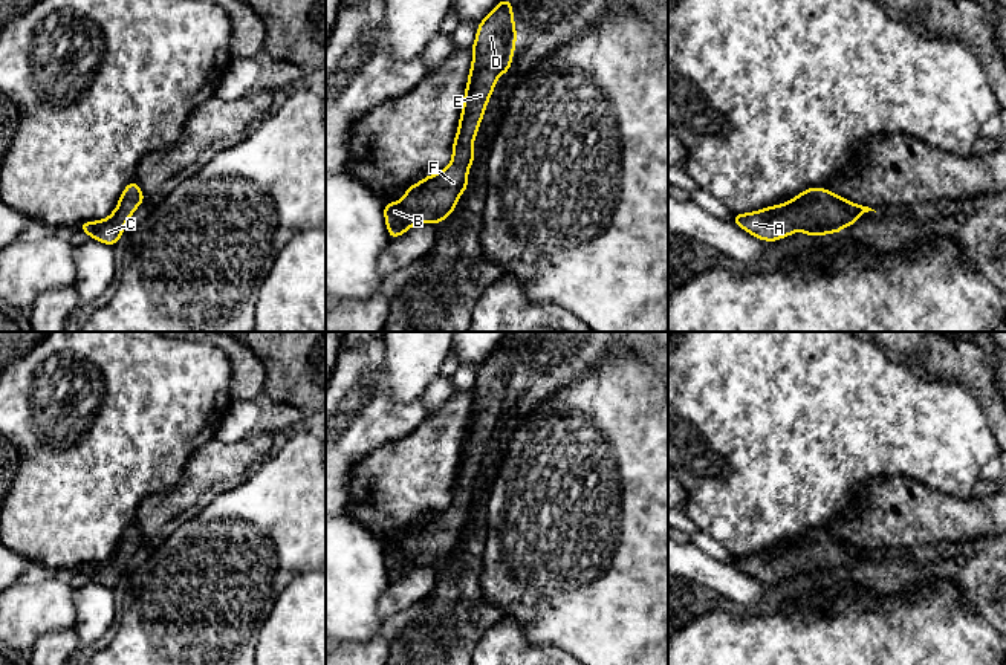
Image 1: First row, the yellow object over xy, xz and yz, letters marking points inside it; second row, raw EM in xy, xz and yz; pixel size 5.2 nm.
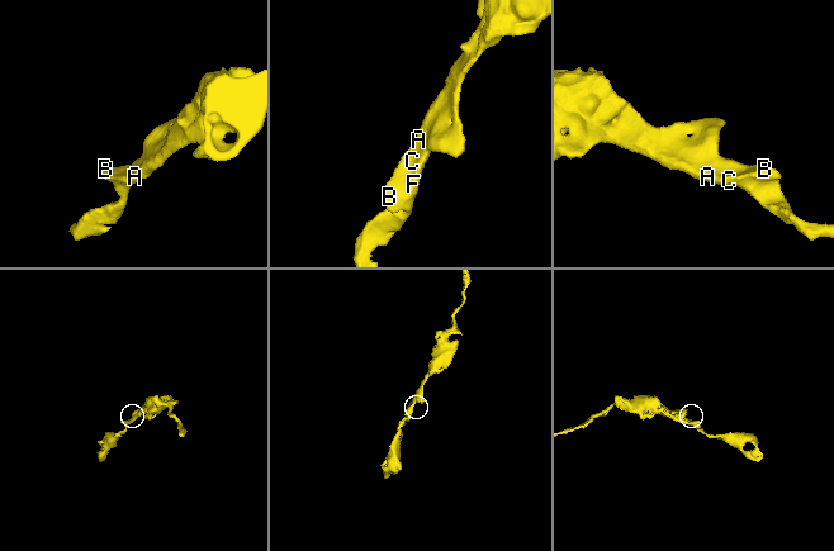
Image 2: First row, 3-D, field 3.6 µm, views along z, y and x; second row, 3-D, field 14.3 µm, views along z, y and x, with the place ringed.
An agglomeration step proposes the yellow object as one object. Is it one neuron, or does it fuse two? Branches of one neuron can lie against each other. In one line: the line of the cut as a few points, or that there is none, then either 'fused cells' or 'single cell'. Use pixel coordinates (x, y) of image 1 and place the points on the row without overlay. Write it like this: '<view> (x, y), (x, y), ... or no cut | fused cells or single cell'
no cut | single cell

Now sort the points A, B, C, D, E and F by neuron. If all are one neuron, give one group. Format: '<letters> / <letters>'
A B C D E F

